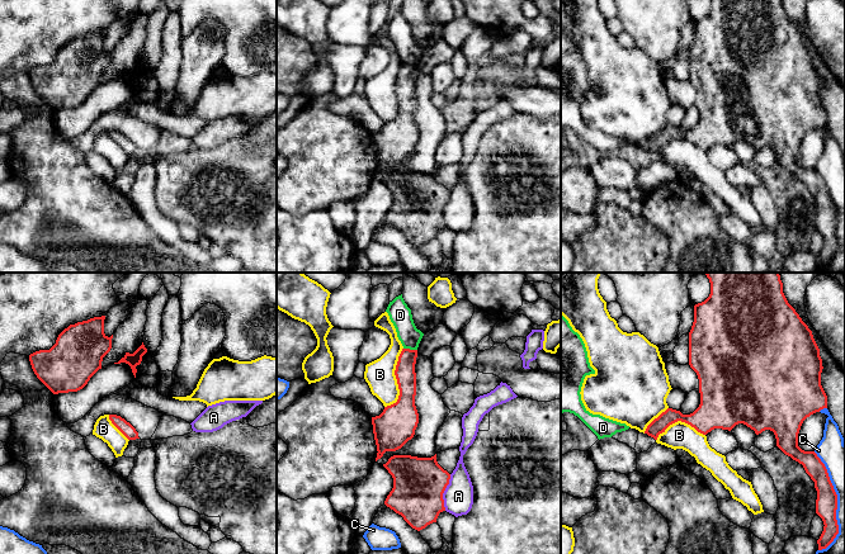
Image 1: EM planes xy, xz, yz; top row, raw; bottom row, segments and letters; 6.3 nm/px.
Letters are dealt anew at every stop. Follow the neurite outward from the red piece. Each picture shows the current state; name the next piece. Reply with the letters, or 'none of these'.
none of these

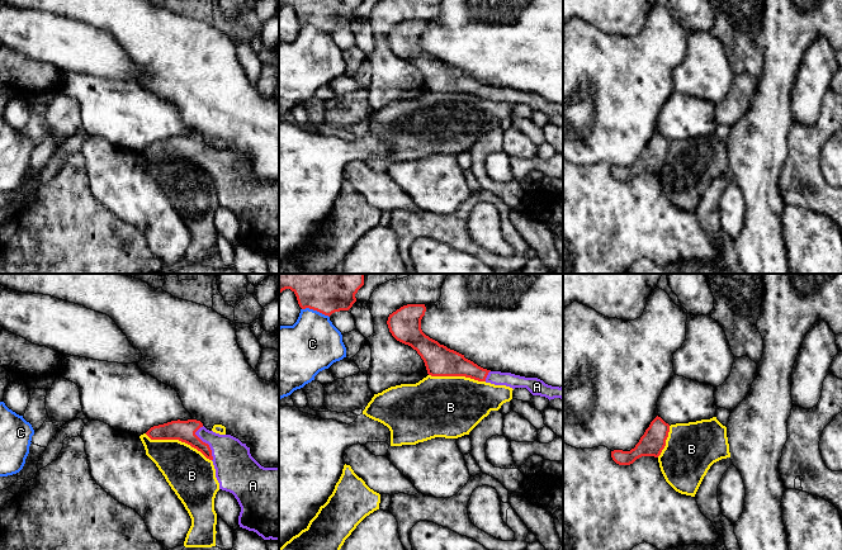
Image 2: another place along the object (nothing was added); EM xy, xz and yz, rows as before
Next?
A

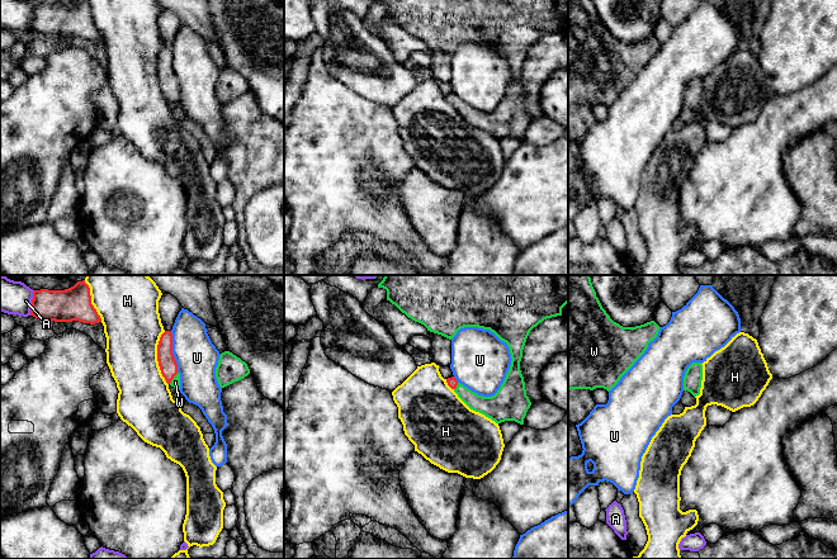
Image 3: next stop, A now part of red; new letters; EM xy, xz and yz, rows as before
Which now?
W

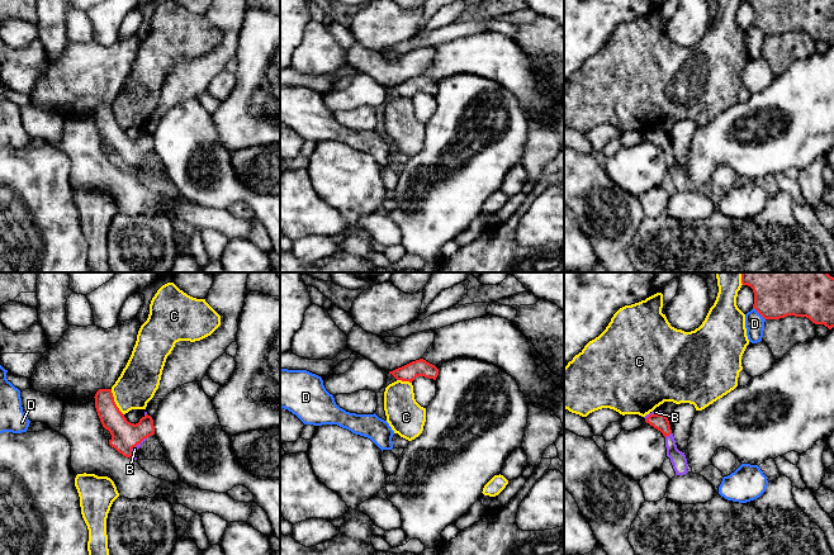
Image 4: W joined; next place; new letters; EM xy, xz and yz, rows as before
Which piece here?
B

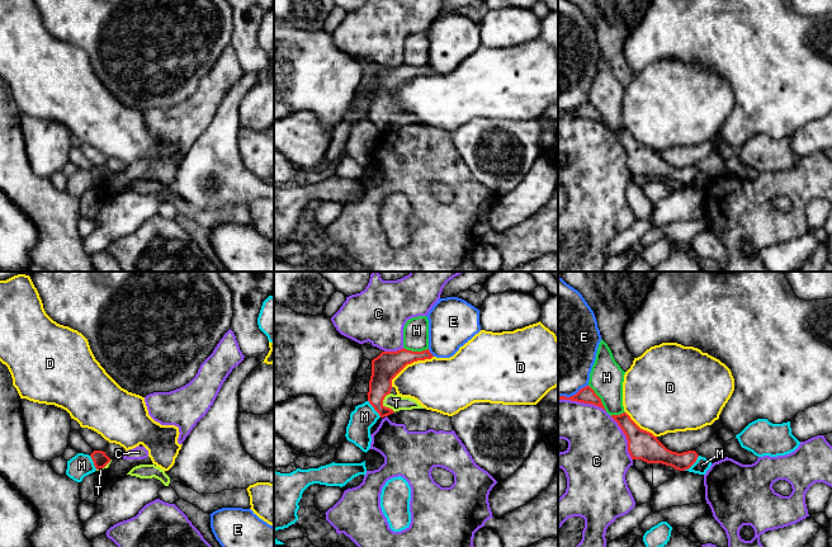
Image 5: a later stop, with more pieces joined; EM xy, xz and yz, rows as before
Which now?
T

